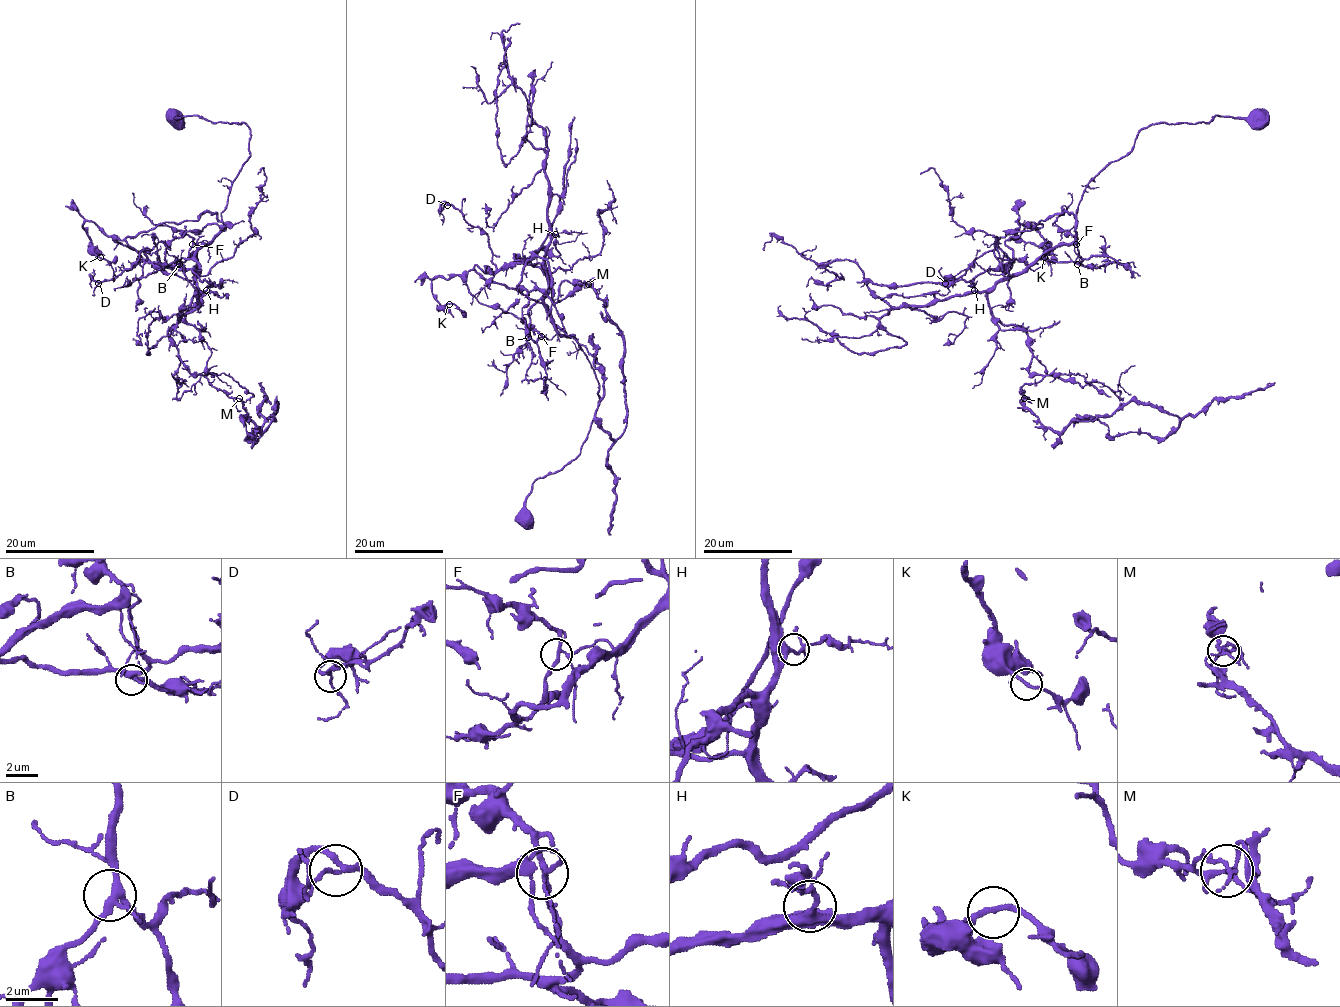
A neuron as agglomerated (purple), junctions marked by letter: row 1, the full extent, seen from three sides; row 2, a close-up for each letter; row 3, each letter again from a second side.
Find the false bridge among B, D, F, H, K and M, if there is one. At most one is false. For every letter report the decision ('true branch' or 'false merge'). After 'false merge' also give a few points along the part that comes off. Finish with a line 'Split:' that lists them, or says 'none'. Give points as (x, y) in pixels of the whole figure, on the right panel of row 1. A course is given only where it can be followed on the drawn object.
B: true branch
D: true branch
F: true branch
H: true branch
K: true branch
M: false merge; course (1024, 398), (1057, 432), (1113, 415), (1132, 401), (1178, 418), (1161, 437), (1114, 436), (1089, 418), (1073, 426)
Split: M

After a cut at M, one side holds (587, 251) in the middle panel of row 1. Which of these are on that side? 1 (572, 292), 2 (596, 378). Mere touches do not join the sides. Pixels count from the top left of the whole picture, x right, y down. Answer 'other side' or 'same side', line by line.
1: same side
2: same side

